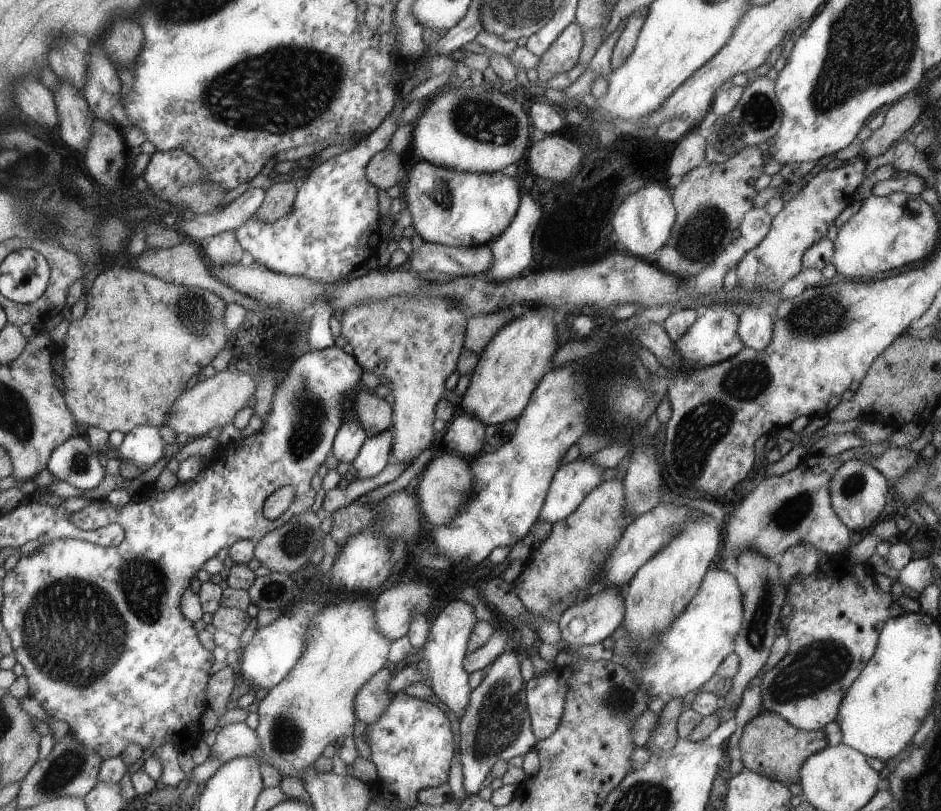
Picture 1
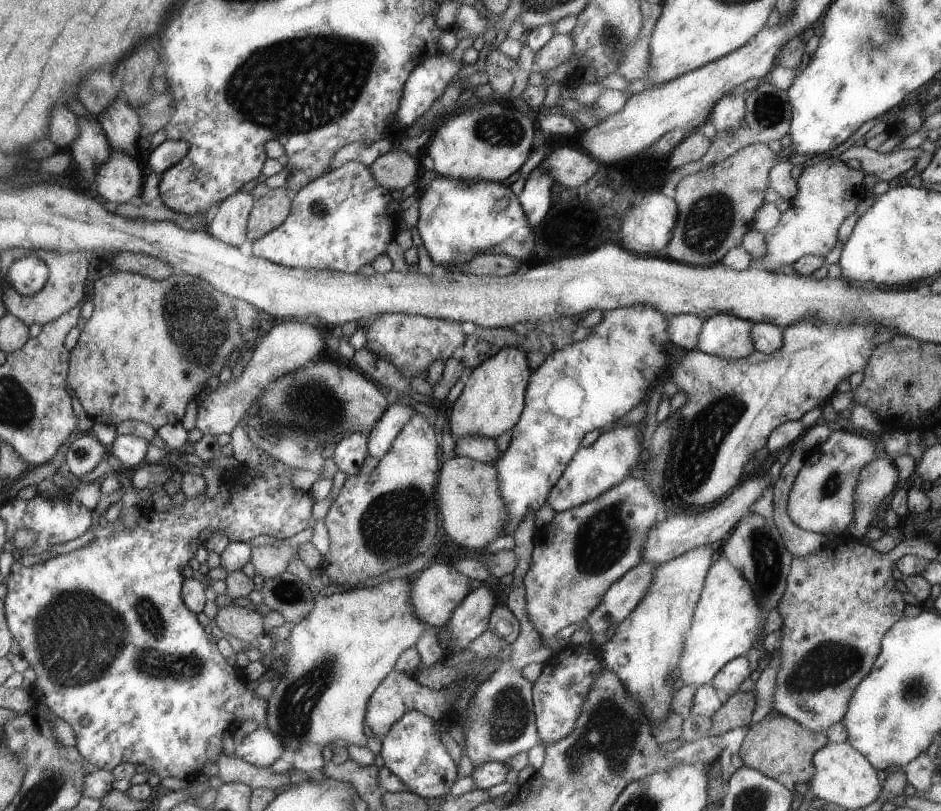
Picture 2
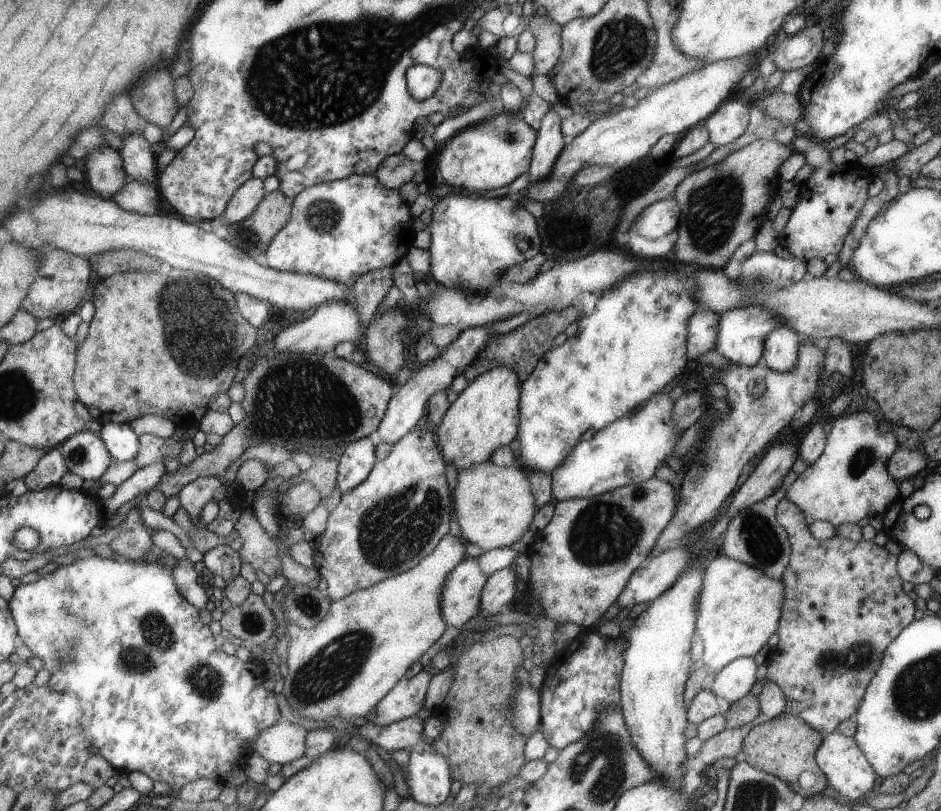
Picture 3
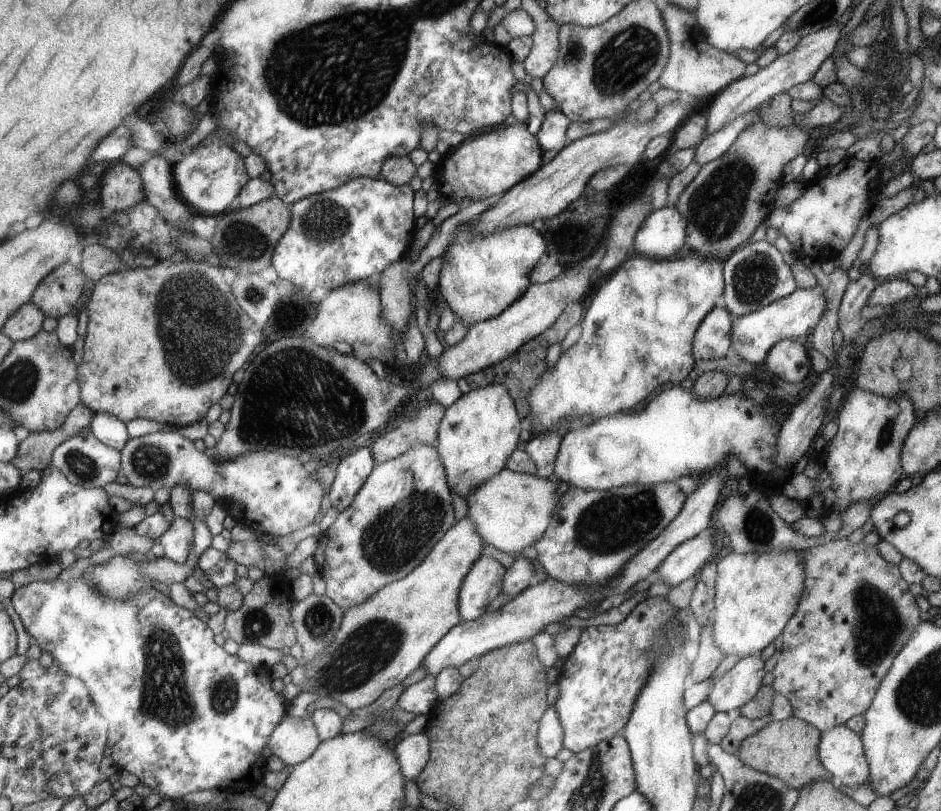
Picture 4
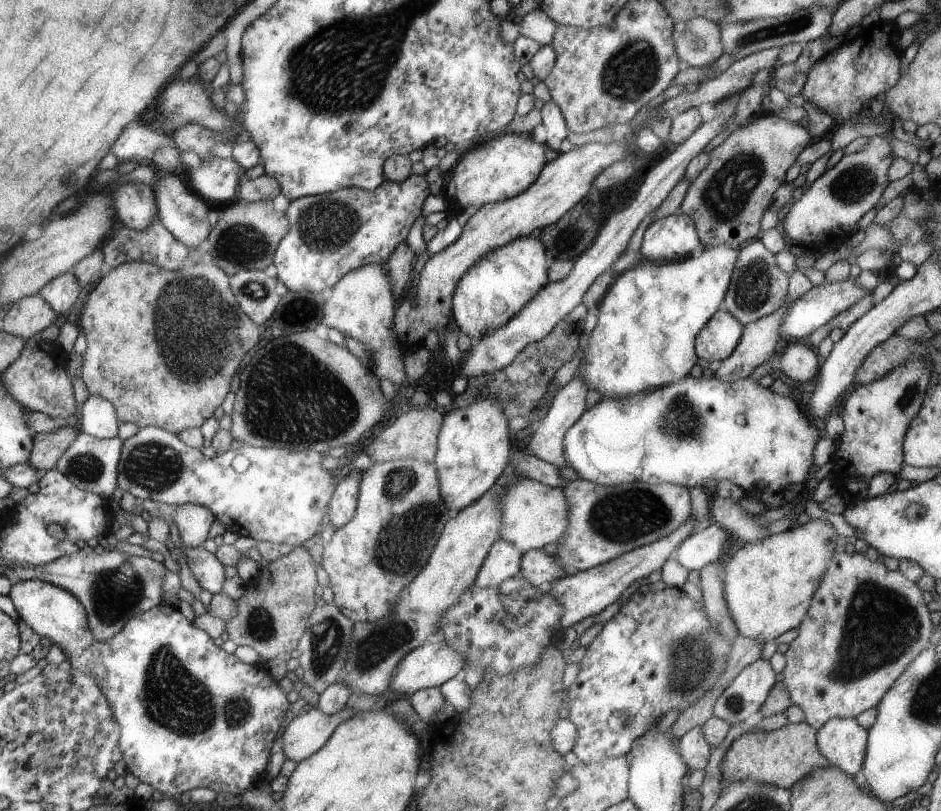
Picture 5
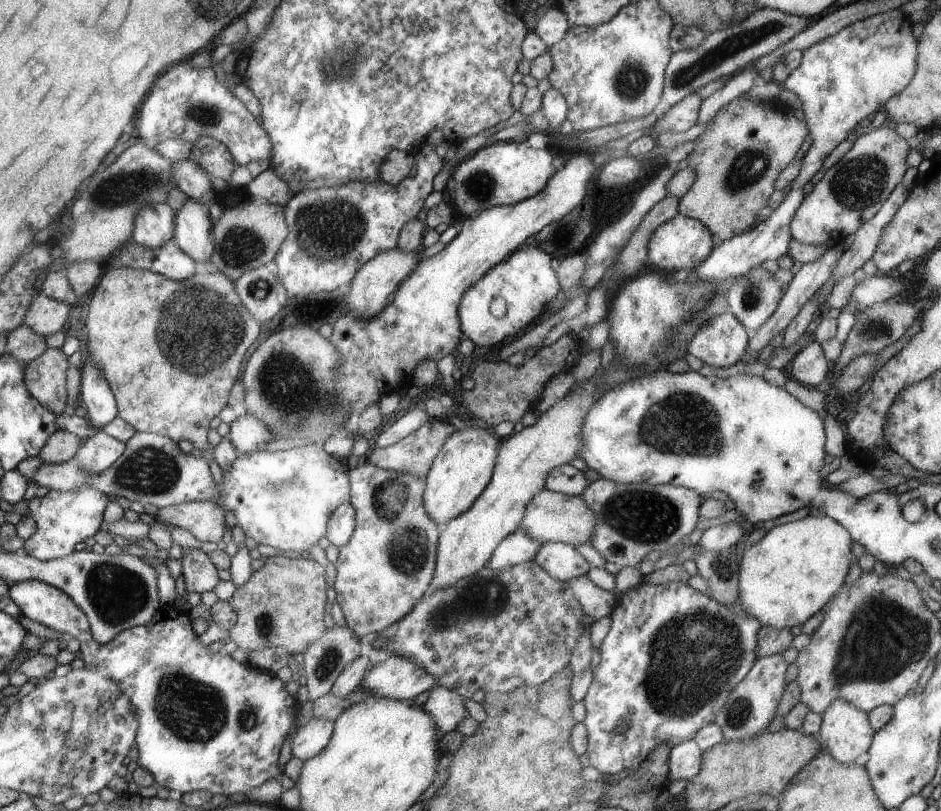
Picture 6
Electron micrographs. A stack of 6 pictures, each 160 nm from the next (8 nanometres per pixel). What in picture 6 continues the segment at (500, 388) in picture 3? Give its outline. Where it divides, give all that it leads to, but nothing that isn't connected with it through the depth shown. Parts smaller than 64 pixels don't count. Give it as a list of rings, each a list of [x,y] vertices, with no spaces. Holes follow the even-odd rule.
[[[470,425],[466,430],[457,430],[443,444],[436,462],[430,467],[425,478],[424,492],[426,512],[438,526],[443,527],[449,520],[458,518],[477,502],[493,479],[492,470],[495,467],[494,462],[497,462],[496,450],[499,448],[494,434],[482,428],[472,428]]]

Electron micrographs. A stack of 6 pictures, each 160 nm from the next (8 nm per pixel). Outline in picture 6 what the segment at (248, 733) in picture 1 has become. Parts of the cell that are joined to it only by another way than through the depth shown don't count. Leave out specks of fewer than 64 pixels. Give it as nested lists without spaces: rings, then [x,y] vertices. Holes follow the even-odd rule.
[[[312,719],[298,731],[292,740],[292,754],[303,761],[321,753],[333,735],[333,723],[324,719]]]

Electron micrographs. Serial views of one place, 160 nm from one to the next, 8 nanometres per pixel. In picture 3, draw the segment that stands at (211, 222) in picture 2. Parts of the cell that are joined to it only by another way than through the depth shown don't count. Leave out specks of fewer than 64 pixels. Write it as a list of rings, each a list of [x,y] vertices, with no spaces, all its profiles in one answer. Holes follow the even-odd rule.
[[[256,177],[247,180],[234,192],[226,207],[226,226],[242,222],[256,210],[267,191],[263,179]]]

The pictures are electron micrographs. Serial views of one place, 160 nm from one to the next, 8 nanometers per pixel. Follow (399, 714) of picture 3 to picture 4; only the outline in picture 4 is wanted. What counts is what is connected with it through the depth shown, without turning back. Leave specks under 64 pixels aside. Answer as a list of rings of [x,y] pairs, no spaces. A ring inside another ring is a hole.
[[[426,675],[420,682],[406,687],[397,700],[397,706],[406,712],[429,716],[440,701],[434,689],[435,679],[433,676]]]

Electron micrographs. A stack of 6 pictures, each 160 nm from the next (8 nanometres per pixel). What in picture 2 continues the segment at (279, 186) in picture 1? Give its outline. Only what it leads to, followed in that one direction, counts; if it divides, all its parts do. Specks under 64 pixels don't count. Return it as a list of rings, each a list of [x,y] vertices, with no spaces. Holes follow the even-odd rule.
[[[283,186],[269,189],[266,195],[255,200],[248,218],[248,242],[256,242],[286,220],[290,214],[293,195],[293,191]]]

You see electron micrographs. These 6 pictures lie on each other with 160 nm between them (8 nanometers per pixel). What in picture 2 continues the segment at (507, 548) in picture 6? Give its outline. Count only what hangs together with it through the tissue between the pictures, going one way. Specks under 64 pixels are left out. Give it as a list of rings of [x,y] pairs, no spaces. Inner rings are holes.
[[[438,559],[438,562],[432,562],[419,572],[415,578],[412,578],[413,592],[410,592],[410,612],[426,626],[430,628],[444,628],[444,624],[450,622],[454,610],[458,608],[458,604],[462,602],[468,594],[470,594],[470,580],[452,568],[449,560]]]

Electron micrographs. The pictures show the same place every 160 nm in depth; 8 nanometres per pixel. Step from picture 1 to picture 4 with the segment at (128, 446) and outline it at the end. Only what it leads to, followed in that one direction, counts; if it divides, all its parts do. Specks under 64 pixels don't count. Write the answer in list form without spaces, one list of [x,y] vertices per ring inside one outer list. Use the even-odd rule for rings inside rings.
[[[93,412],[89,429],[102,444],[116,450],[120,450],[130,439],[126,423],[110,413]]]

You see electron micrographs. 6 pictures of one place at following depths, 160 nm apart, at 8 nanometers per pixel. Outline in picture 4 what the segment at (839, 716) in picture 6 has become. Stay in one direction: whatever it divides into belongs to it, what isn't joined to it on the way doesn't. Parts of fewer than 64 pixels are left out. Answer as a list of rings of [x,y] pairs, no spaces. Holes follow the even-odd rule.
[[[846,723],[831,728],[828,732],[821,733],[817,751],[824,768],[832,775],[839,778],[839,784],[854,786],[864,784],[869,778],[869,764],[864,754],[861,733],[848,728]]]

